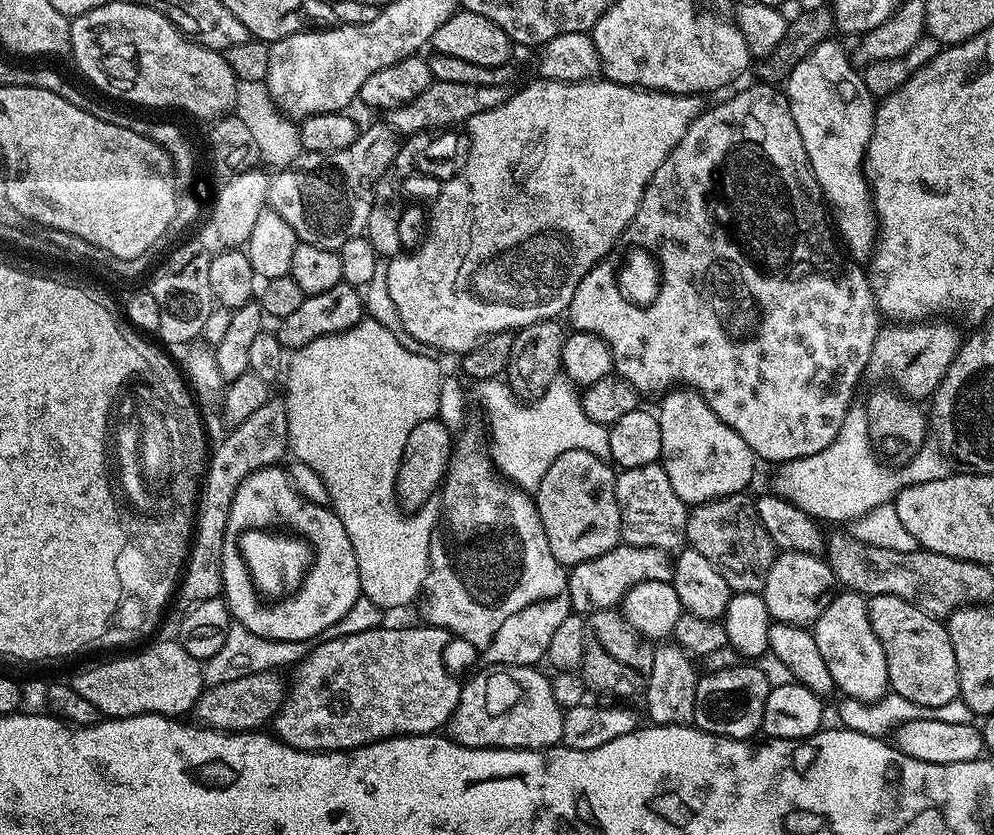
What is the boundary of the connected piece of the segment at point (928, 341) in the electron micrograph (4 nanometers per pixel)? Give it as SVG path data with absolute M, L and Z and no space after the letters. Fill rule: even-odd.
M896 322L881 327L874 338L874 350L870 350L868 372L889 376L895 391L913 402L927 401L942 382L950 362L960 351L962 336L948 322Z

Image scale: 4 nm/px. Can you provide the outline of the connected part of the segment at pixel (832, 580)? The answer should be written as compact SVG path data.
M780 552L770 566L770 574L766 574L762 595L766 610L775 623L808 628L815 624L822 610L830 606L836 587L836 575L832 573L827 559L801 552Z

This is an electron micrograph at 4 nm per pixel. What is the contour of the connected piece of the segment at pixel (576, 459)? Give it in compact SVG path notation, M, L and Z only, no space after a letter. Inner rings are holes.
M566 450L546 470L546 478L534 490L536 509L542 518L542 530L546 530L546 542L550 542L550 554L565 566L581 564L590 558L598 558L621 543L620 511L616 497L616 477L613 465L608 460L599 460L586 450Z

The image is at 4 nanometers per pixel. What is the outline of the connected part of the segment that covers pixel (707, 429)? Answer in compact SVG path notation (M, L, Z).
M673 390L660 402L658 415L662 430L662 450L659 463L664 465L666 478L670 478L670 486L674 486L674 494L678 494L684 504L695 506L743 493L758 465L758 457L750 450L750 446L746 446L746 442L742 442L742 438L730 430L730 426L726 426L726 422L722 422L714 410L710 410L708 403L695 390Z

